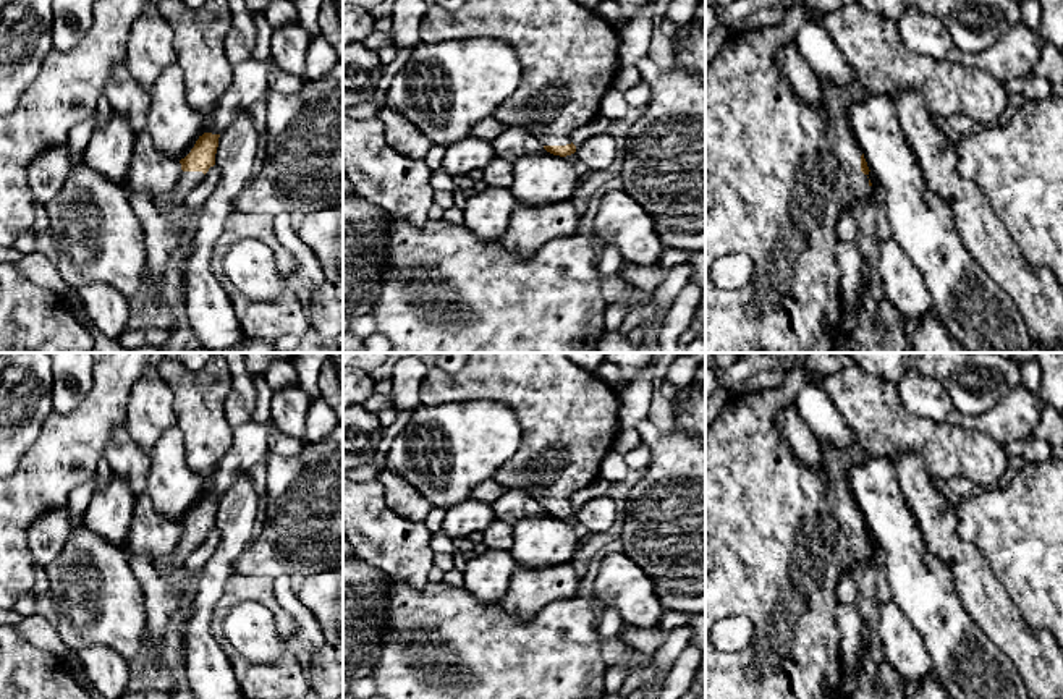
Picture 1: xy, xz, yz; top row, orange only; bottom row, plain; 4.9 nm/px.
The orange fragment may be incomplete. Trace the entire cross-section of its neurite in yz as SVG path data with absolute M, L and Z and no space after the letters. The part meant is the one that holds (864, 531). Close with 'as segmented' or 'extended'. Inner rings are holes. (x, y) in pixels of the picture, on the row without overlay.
M858 364L832 374L820 374L807 366L793 367L777 388L749 395L731 393L720 416L705 426L705 699L838 699L843 683L841 633L835 620L840 605L838 579L843 571L858 576L859 561L874 553L848 474L854 464L869 458L891 461L901 453L917 455L934 482L966 477L976 489L995 489L1008 466L1003 447L990 435L909 413L898 396L896 383ZM807 382L822 387L854 434L854 443L848 448L819 442L820 468L798 461L777 427L777 413L785 406L794 408L798 392ZM738 615L751 620L752 641L738 652L718 650L710 641L710 628Z | extended

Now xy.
M210 494L204 495L199 498L196 506L184 515L180 523L183 534L176 547L170 555L154 561L159 573L168 574L178 570L186 570L188 557L204 542L209 531L215 527L218 500L220 497L214 497Z | extended

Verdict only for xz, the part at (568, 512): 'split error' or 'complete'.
split error

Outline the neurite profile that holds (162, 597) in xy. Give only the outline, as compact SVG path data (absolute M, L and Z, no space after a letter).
M214 527L204 537L204 542L188 557L184 574L178 582L170 582L165 574L159 573L149 553L141 553L131 560L131 570L144 592L147 628L155 647L162 644L167 623L173 612L184 600L191 600L196 595L197 574L214 555L218 544L220 532Z

